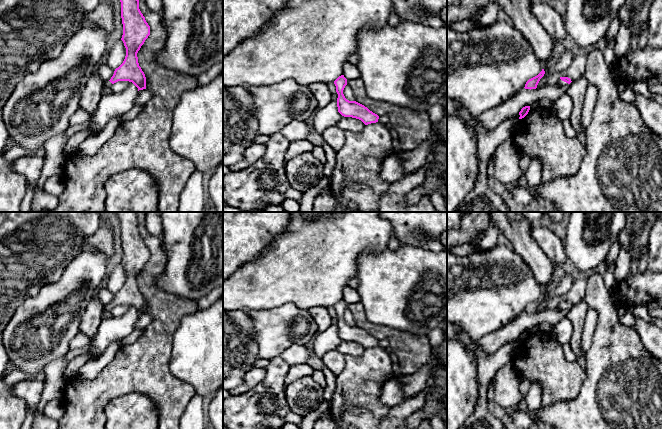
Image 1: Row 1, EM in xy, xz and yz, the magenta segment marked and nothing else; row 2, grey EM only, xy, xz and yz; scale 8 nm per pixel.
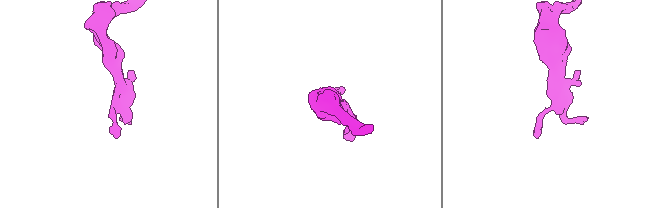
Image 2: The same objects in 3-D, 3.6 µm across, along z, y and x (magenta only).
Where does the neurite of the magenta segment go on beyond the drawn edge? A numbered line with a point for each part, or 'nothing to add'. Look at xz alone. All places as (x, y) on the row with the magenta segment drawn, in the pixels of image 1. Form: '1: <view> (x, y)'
nothing to add

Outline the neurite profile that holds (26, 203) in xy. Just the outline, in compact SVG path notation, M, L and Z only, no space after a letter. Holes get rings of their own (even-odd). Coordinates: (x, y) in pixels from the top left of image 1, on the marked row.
M27 182L27 191L24 200L21 204L21 212L29 212L31 209L33 199L33 189L31 188L30 184Z

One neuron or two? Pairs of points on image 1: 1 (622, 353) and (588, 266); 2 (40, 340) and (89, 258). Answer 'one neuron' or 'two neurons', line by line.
1: two neurons
2: one neuron

